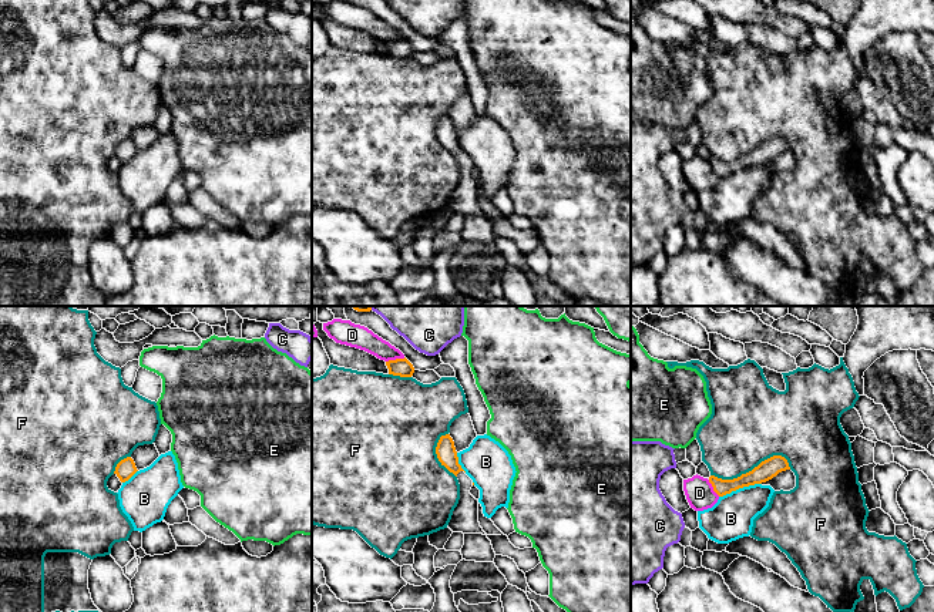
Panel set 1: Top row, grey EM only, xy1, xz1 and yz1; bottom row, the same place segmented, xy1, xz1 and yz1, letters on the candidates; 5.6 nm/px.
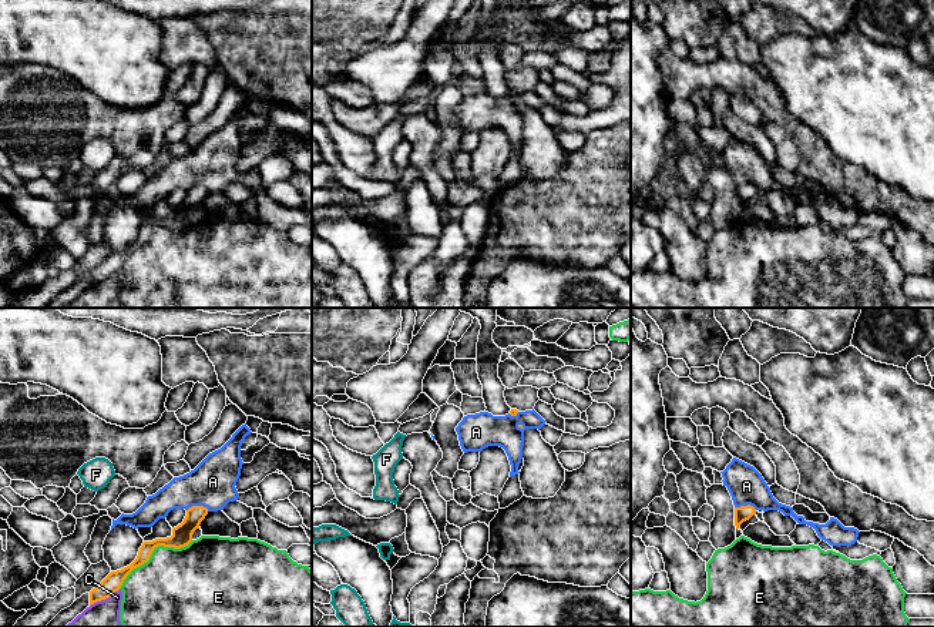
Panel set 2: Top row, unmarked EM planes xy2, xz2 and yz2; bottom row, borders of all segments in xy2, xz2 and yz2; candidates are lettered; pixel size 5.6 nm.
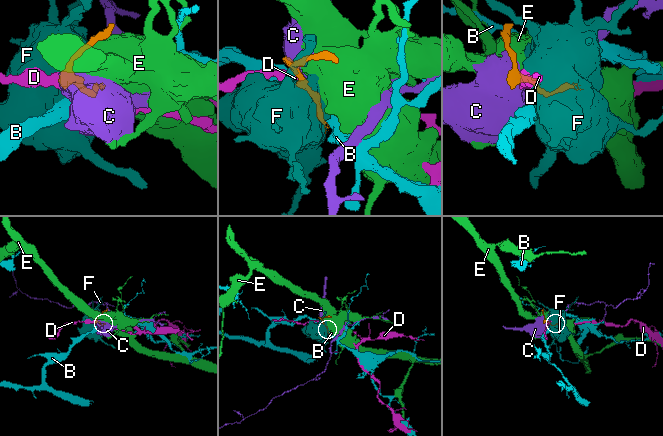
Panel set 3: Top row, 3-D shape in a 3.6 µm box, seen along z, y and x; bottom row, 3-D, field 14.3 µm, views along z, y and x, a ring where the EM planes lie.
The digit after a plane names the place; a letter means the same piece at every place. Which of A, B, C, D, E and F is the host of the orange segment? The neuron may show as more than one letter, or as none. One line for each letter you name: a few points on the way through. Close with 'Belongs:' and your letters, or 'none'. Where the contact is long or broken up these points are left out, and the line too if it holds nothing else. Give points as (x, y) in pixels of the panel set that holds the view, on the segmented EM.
Belongs: none

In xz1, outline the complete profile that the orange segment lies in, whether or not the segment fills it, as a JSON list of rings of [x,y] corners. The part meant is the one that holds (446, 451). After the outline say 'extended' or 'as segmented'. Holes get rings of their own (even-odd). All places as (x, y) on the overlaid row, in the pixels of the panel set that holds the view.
[[[450,434],[440,437],[436,454],[441,465],[453,473],[460,484],[460,500],[447,527],[453,532],[487,535],[478,522],[478,500],[470,494],[474,482],[458,464],[454,441]]]; extended

